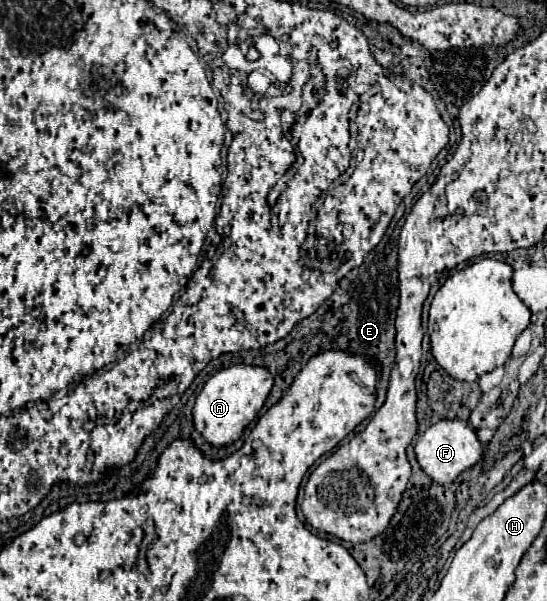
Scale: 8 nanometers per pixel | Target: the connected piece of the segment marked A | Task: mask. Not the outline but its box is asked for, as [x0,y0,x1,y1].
[193,364,273,446]

